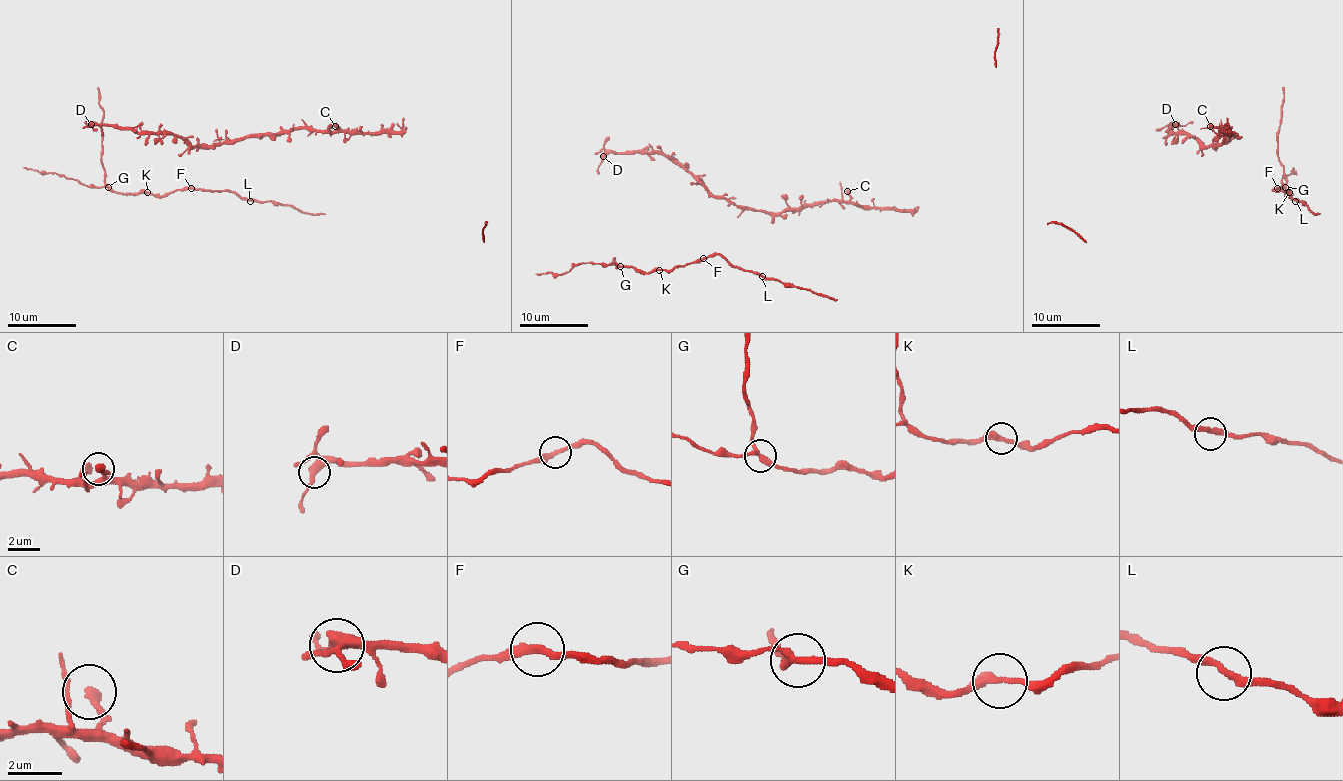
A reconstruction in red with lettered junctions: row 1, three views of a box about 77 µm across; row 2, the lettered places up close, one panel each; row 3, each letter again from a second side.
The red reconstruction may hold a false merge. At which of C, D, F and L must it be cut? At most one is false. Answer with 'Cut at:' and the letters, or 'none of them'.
Cut at: F

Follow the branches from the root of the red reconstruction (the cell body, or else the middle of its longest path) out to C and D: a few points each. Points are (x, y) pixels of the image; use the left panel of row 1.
C: (287, 131), (335, 131), (338, 127), (335, 126)
D: (287, 131), (188, 146), (171, 134), (135, 132), (91, 124)

